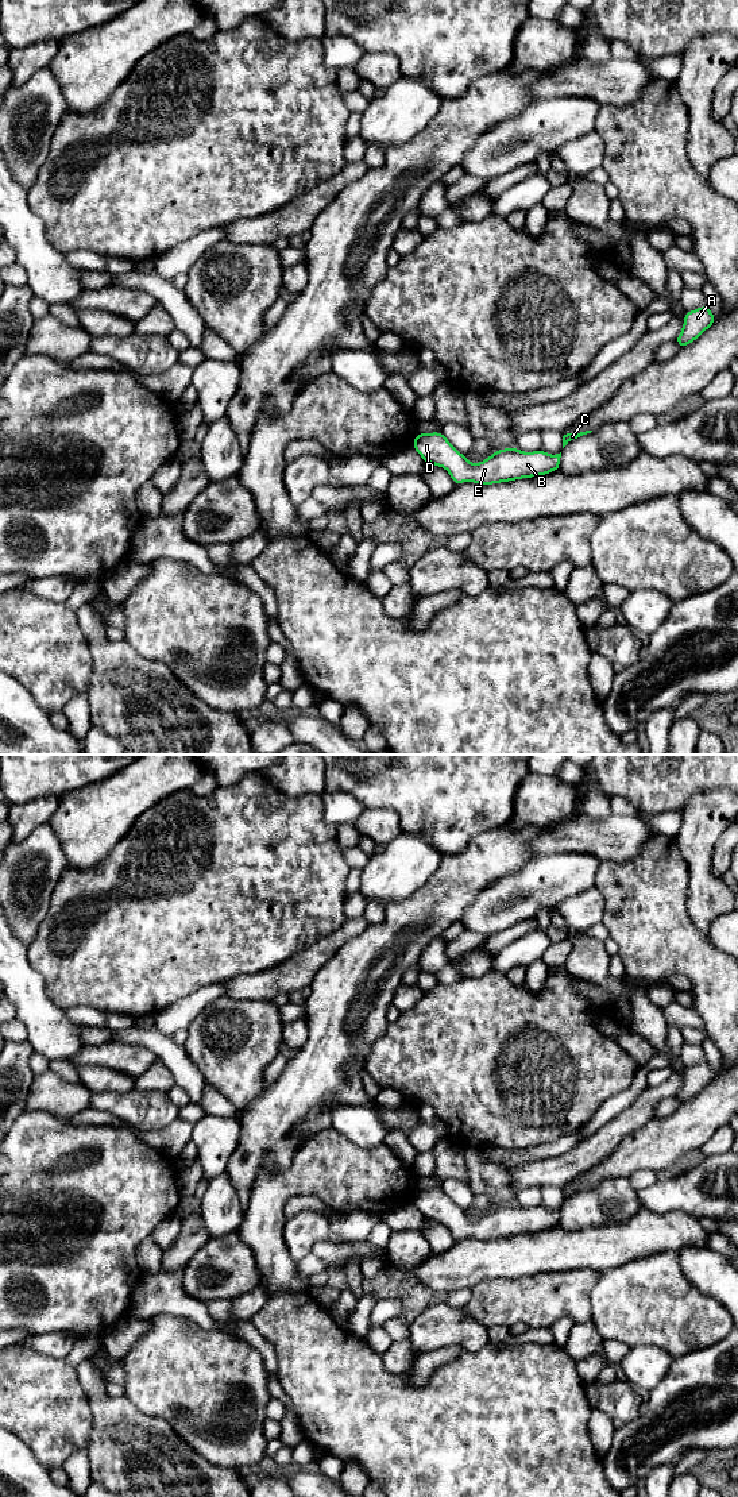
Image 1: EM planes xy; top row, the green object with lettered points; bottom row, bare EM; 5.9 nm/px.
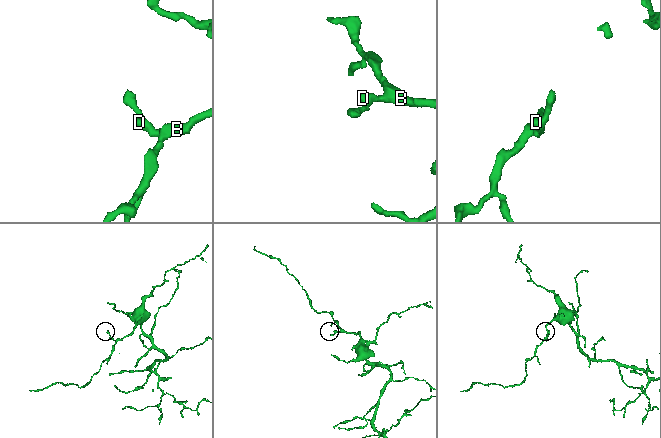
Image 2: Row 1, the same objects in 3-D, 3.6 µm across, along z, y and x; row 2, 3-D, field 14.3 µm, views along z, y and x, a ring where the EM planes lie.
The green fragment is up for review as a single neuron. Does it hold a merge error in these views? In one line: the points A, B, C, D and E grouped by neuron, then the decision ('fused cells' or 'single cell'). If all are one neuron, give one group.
groups A B C D E; single cell

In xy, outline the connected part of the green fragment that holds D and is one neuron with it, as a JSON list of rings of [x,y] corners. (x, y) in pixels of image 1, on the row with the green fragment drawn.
[[[441,432],[418,433],[411,445],[425,463],[445,468],[455,485],[461,482],[494,485],[548,475],[560,468],[561,458],[561,452],[556,455],[542,450],[523,452],[513,447],[495,451],[486,460],[472,464]]]

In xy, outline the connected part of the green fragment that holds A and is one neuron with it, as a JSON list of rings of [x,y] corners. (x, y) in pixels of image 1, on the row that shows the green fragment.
[[[707,305],[684,313],[684,324],[680,335],[675,339],[680,348],[695,342],[715,321],[715,316]]]

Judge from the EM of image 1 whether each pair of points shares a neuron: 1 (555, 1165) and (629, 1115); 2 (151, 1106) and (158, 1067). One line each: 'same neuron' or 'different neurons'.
1: same neuron
2: different neurons

